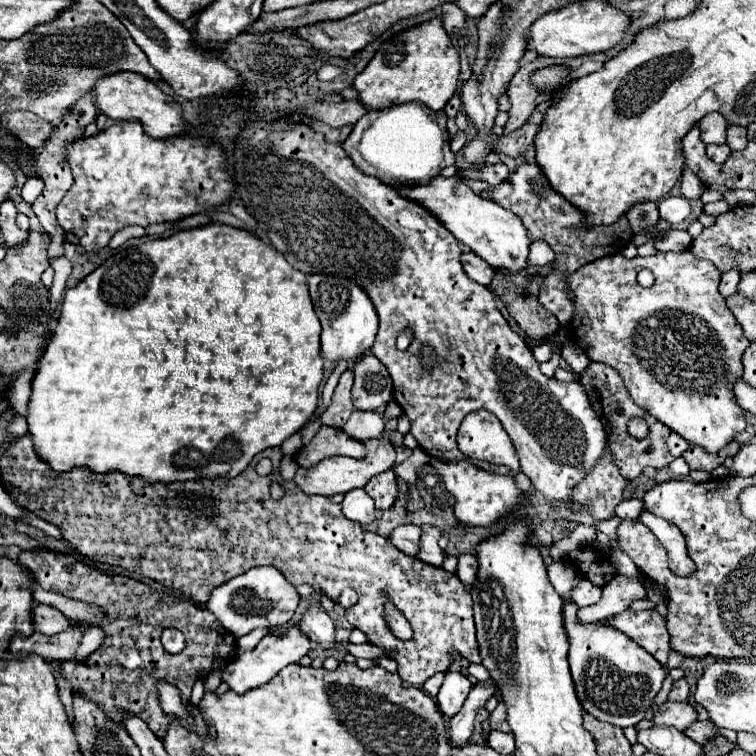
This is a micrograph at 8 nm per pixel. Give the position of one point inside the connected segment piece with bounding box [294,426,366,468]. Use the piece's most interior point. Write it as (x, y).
(329, 441)

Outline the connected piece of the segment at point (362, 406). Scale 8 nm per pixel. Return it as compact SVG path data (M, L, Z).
M372 354L354 364L352 402L356 410L376 410L392 400L392 380L386 366Z

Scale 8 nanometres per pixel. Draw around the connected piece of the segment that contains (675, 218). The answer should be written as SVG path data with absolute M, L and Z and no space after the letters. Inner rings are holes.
M668 196L660 200L660 218L668 220L670 224L682 222L690 214L690 204L682 196Z

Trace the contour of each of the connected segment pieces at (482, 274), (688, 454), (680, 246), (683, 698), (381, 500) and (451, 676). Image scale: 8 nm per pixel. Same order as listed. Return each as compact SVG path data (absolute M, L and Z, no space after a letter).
M464 248L464 254L462 254L462 264L464 264L464 270L466 274L476 280L478 284L484 284L484 286L490 286L492 282L492 276L494 276L494 268L484 262L480 256L476 256L472 250Z
M734 440L732 444L728 444L722 452L718 454L708 454L704 448L700 446L692 446L690 450L686 450L682 454L682 458L686 460L686 464L690 466L690 470L706 470L706 472L712 472L714 468L722 466L726 458L730 456L736 456L736 452L740 450L740 444Z
M668 230L666 236L660 236L660 238L652 240L654 248L658 248L660 252L668 252L668 250L682 252L690 246L690 242L692 242L692 236L684 230Z
M682 678L682 680L674 682L668 700L670 700L670 702L688 702L688 694L690 694L690 686L688 686L686 678Z
M386 470L378 476L374 476L366 486L364 490L376 500L376 508L378 510L386 510L394 504L396 500L396 474L394 470Z
M448 672L444 684L436 696L436 704L446 718L452 718L460 712L464 700L468 698L468 690L472 690L472 682L462 672Z

